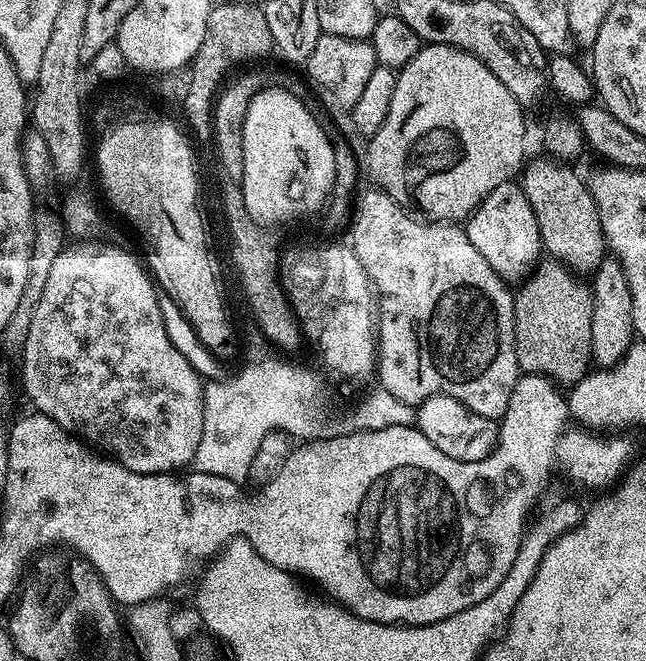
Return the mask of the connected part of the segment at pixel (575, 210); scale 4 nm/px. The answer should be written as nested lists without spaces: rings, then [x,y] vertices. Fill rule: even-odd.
[[[529,159],[522,169],[522,187],[534,218],[538,218],[543,251],[573,274],[594,274],[606,259],[606,245],[602,222],[585,177],[580,177],[567,163],[543,159]]]

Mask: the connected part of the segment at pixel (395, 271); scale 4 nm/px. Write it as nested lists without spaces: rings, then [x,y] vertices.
[[[371,190],[364,197],[362,195],[355,201],[354,204],[354,219],[350,224],[350,233],[352,232],[352,241],[350,241],[350,247],[352,253],[358,258],[358,262],[362,262],[362,266],[366,270],[368,279],[374,289],[375,295],[378,297],[378,364],[380,360],[380,380],[378,380],[379,387],[390,390],[390,394],[394,394],[394,398],[398,398],[402,402],[411,404],[413,406],[420,405],[426,398],[431,396],[449,396],[454,398],[458,402],[462,402],[470,410],[474,410],[478,414],[482,414],[486,418],[491,420],[499,421],[506,414],[508,409],[508,403],[510,402],[510,394],[514,390],[517,380],[520,379],[522,373],[520,367],[518,366],[518,358],[516,357],[516,343],[514,342],[514,306],[512,305],[514,296],[510,291],[508,293],[509,285],[504,281],[503,278],[497,274],[492,267],[490,262],[486,262],[486,258],[482,258],[482,254],[478,254],[478,249],[474,247],[474,242],[470,242],[467,231],[459,223],[456,222],[429,222],[427,219],[419,218],[420,220],[415,220],[412,216],[407,216],[405,205],[399,204],[394,198],[390,198],[384,192],[379,190]]]

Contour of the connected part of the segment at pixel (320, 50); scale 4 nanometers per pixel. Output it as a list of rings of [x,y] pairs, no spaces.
[[[321,34],[306,62],[306,80],[314,95],[324,104],[325,110],[336,118],[347,117],[354,110],[354,102],[358,102],[366,81],[370,74],[374,74],[376,67],[378,65],[374,46],[368,40],[351,40]]]

